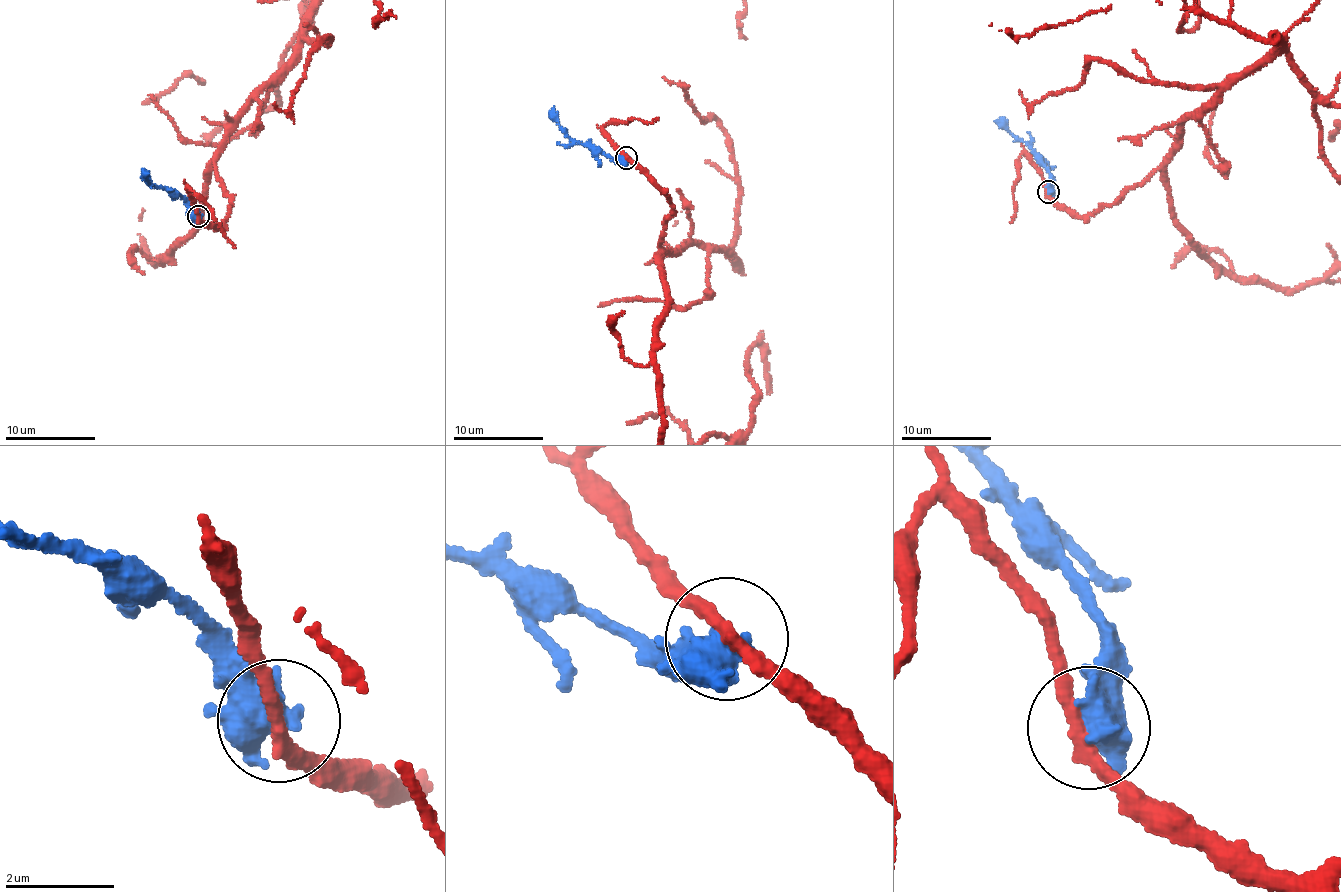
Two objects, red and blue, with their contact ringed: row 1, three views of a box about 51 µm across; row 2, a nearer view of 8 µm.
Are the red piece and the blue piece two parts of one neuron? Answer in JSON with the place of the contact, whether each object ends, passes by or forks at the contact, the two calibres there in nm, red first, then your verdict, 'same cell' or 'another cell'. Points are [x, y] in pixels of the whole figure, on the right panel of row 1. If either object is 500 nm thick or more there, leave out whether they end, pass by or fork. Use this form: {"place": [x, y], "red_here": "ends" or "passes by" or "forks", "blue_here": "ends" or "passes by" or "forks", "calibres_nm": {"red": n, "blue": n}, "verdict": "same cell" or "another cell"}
{"place": [1048, 191], "red_here": "passes by", "blue_here": "passes by", "calibres_nm": {"red": 260, "blue": 480}, "verdict": "another cell"}

